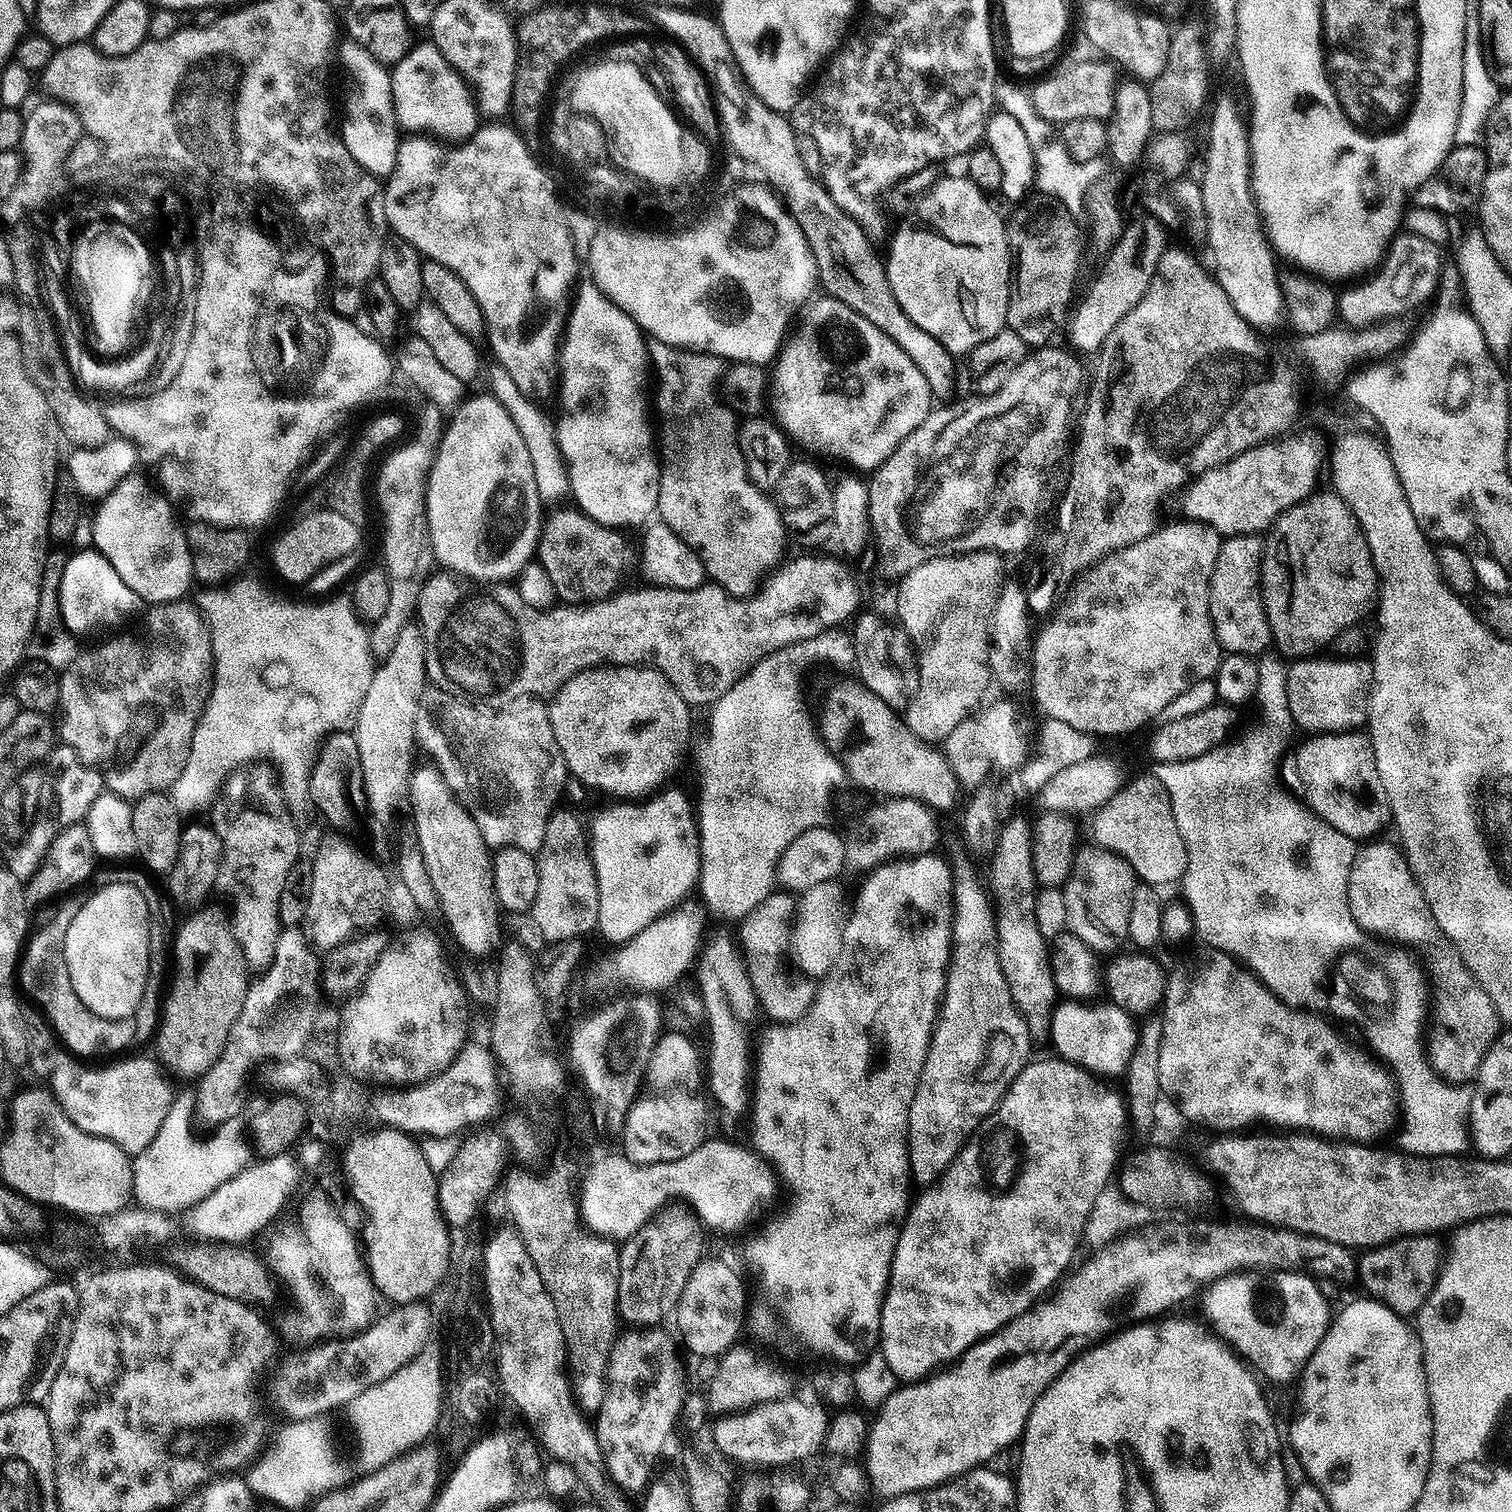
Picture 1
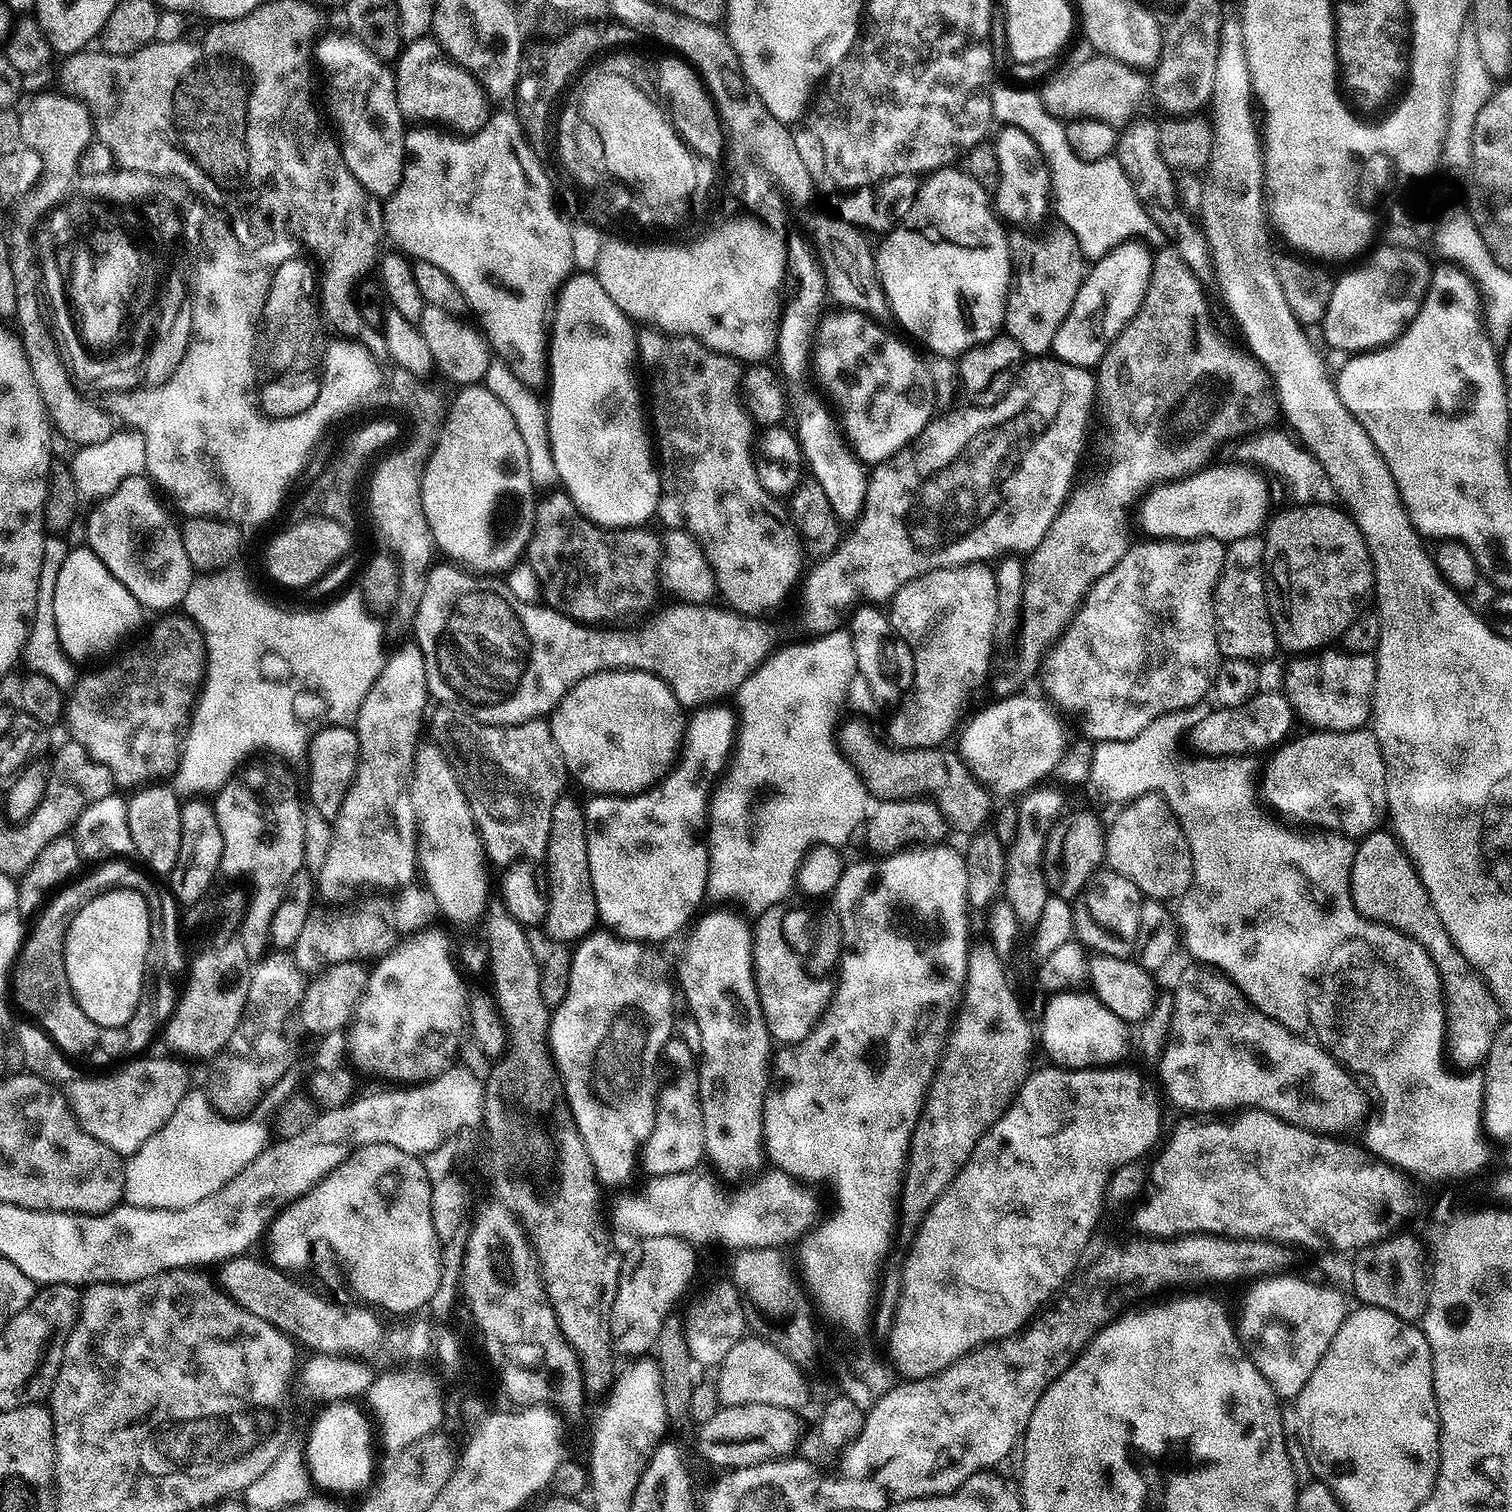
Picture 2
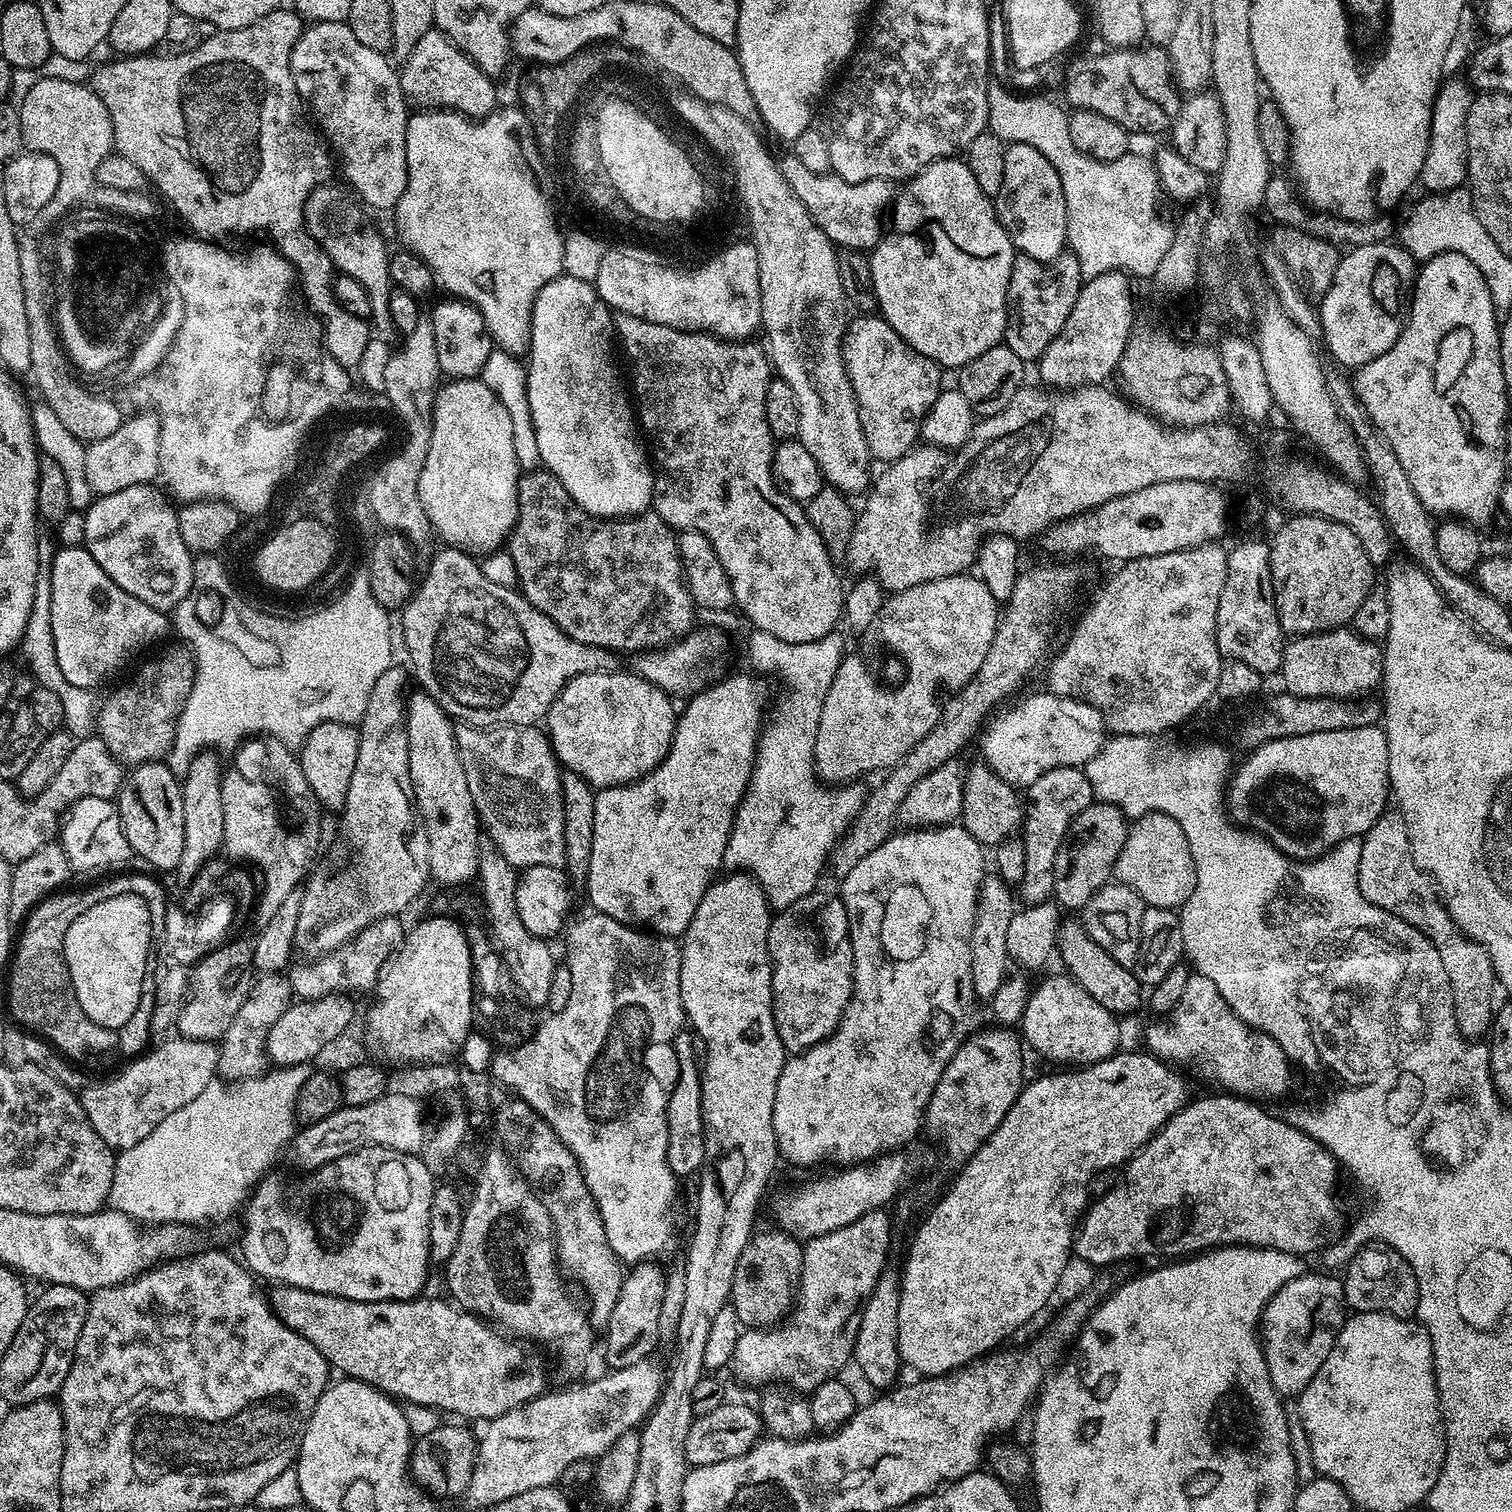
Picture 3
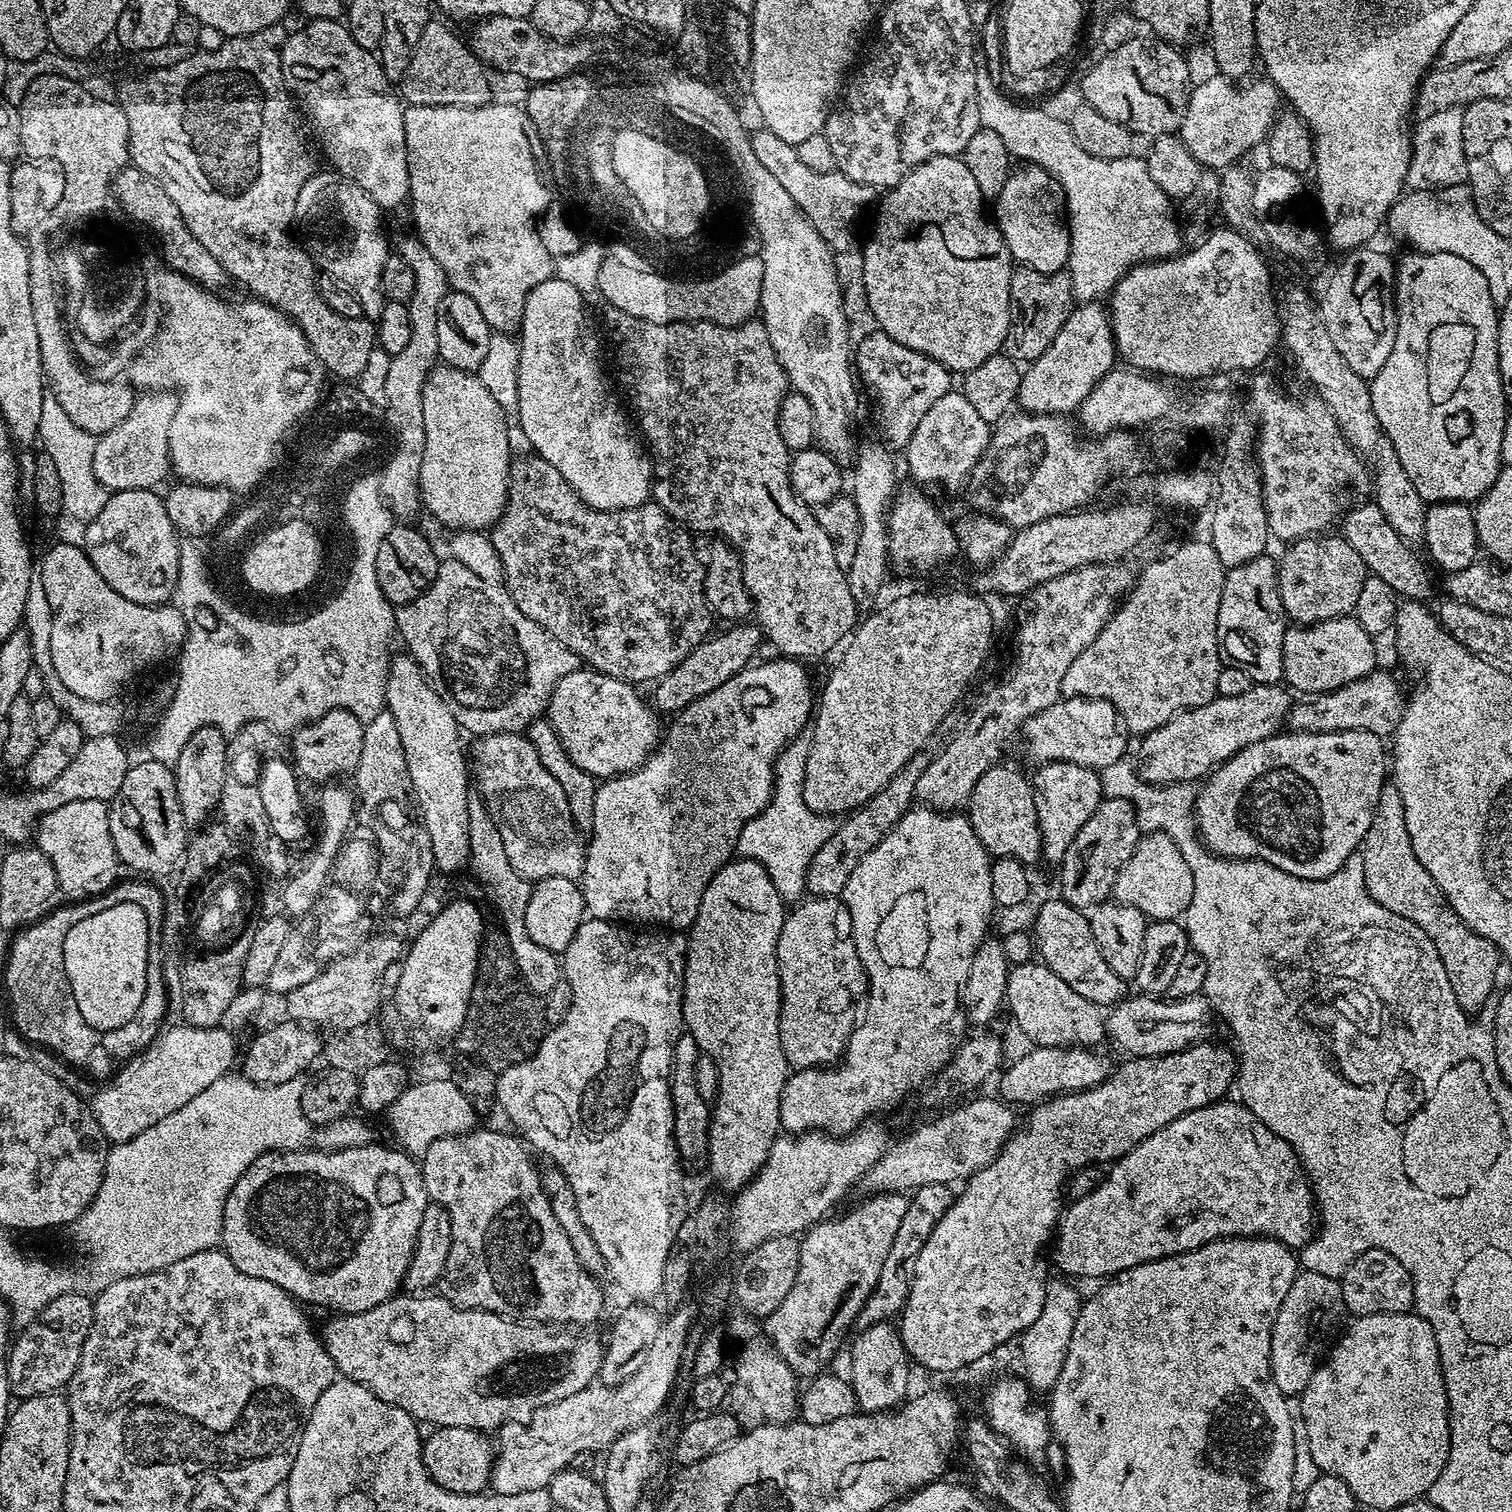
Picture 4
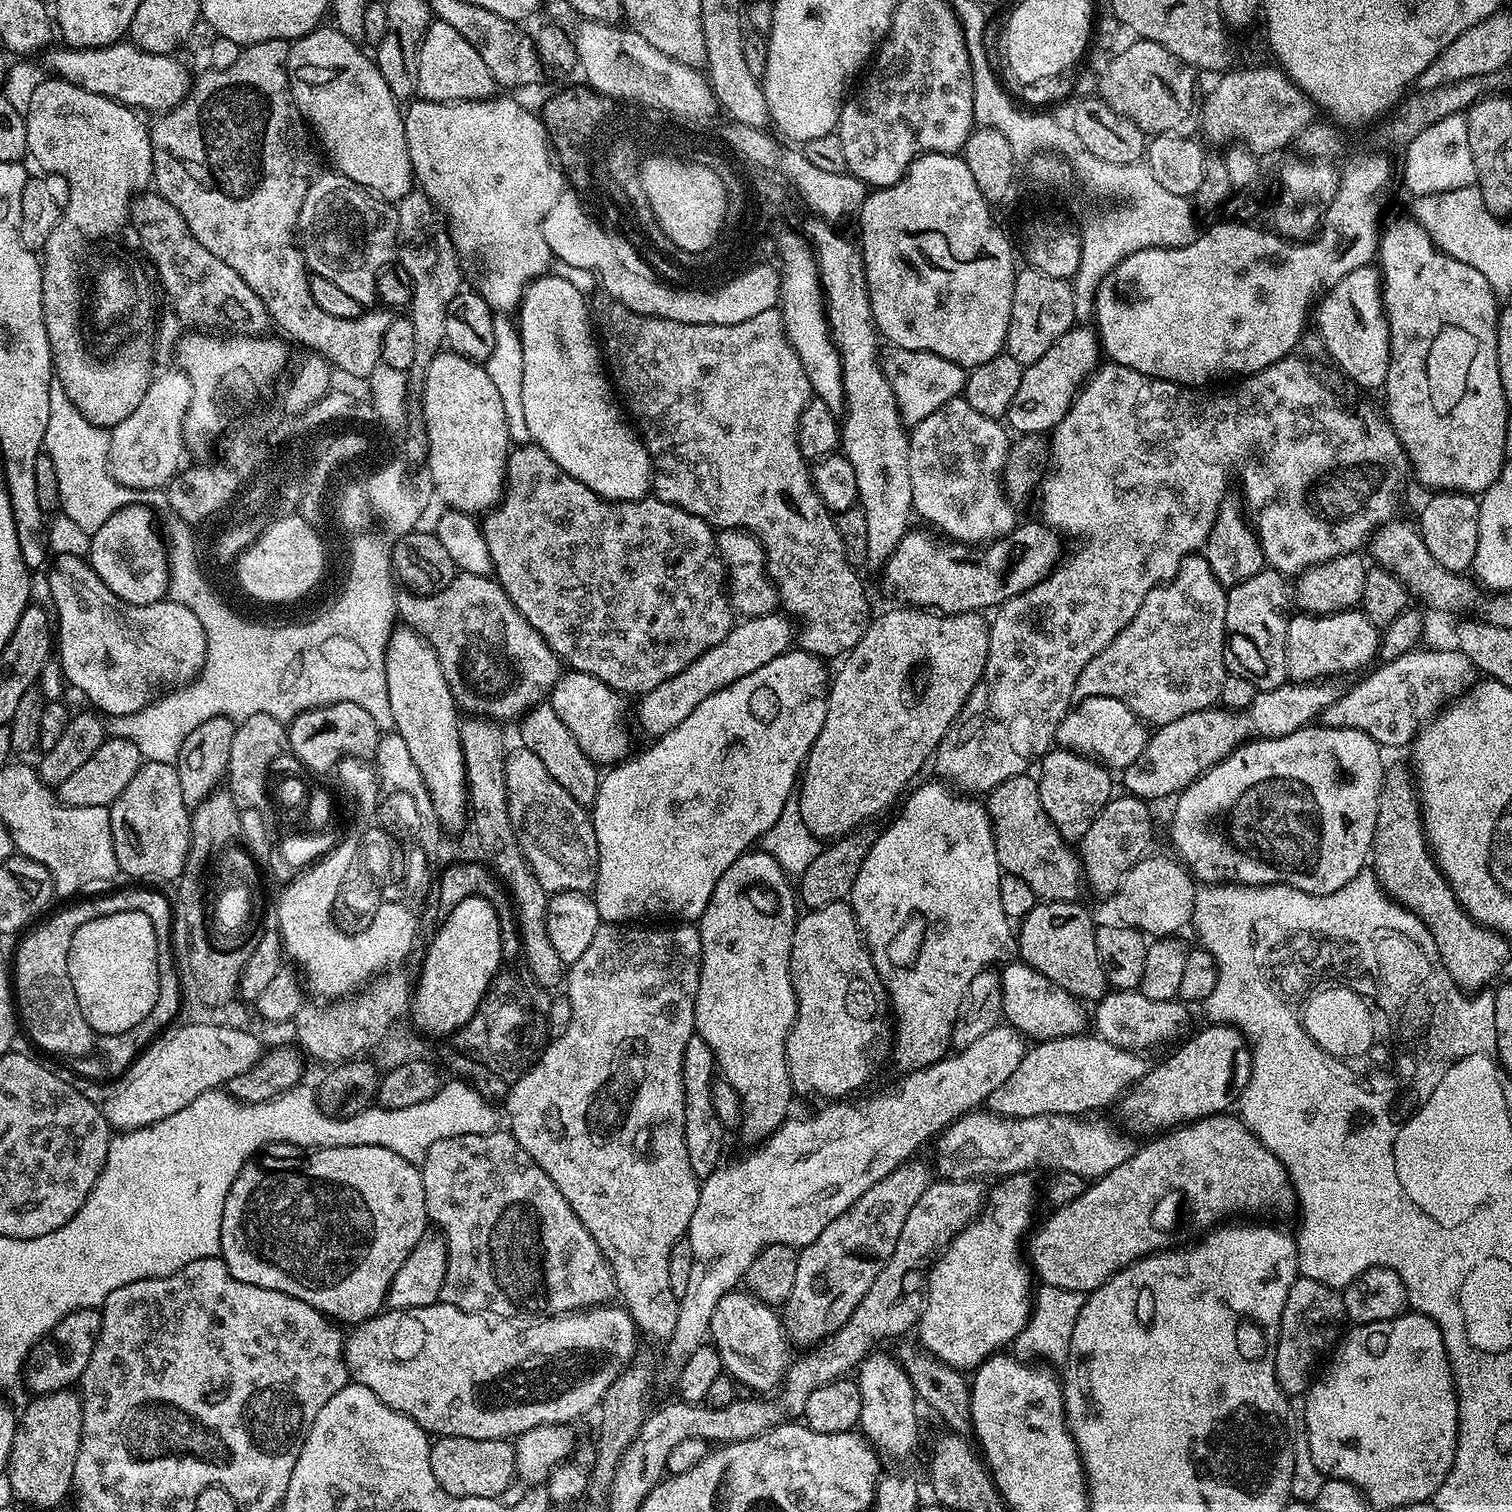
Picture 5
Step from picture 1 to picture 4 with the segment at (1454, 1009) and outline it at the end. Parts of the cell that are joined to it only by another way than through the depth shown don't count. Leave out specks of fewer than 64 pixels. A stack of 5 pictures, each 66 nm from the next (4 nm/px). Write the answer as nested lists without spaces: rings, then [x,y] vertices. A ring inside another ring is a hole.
[[[1391,782],[1385,783],[1378,798],[1370,830],[1366,830],[1358,854],[1362,858],[1362,870],[1370,898],[1374,898],[1378,906],[1414,922],[1414,926],[1426,933],[1442,958],[1442,966],[1448,968],[1450,986],[1454,990],[1454,998],[1458,998],[1458,1006],[1462,1006],[1462,1010],[1469,1014],[1480,1014],[1476,1012],[1483,1010],[1488,999],[1488,1003],[1493,999],[1492,987],[1496,984],[1502,957],[1494,942],[1471,932],[1459,922],[1454,923],[1452,907],[1446,903],[1434,878],[1426,874],[1426,866],[1418,862],[1414,846],[1410,846],[1406,810],[1402,810],[1402,798],[1396,785]]]

